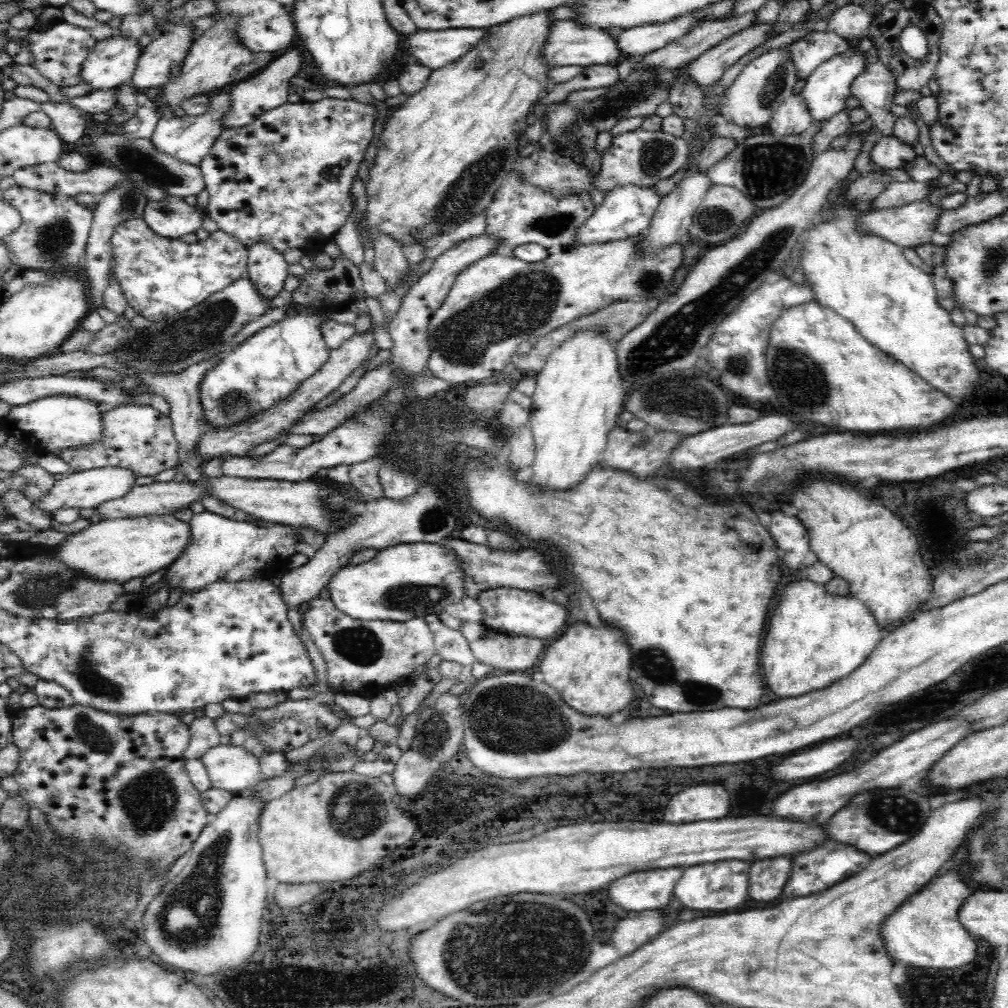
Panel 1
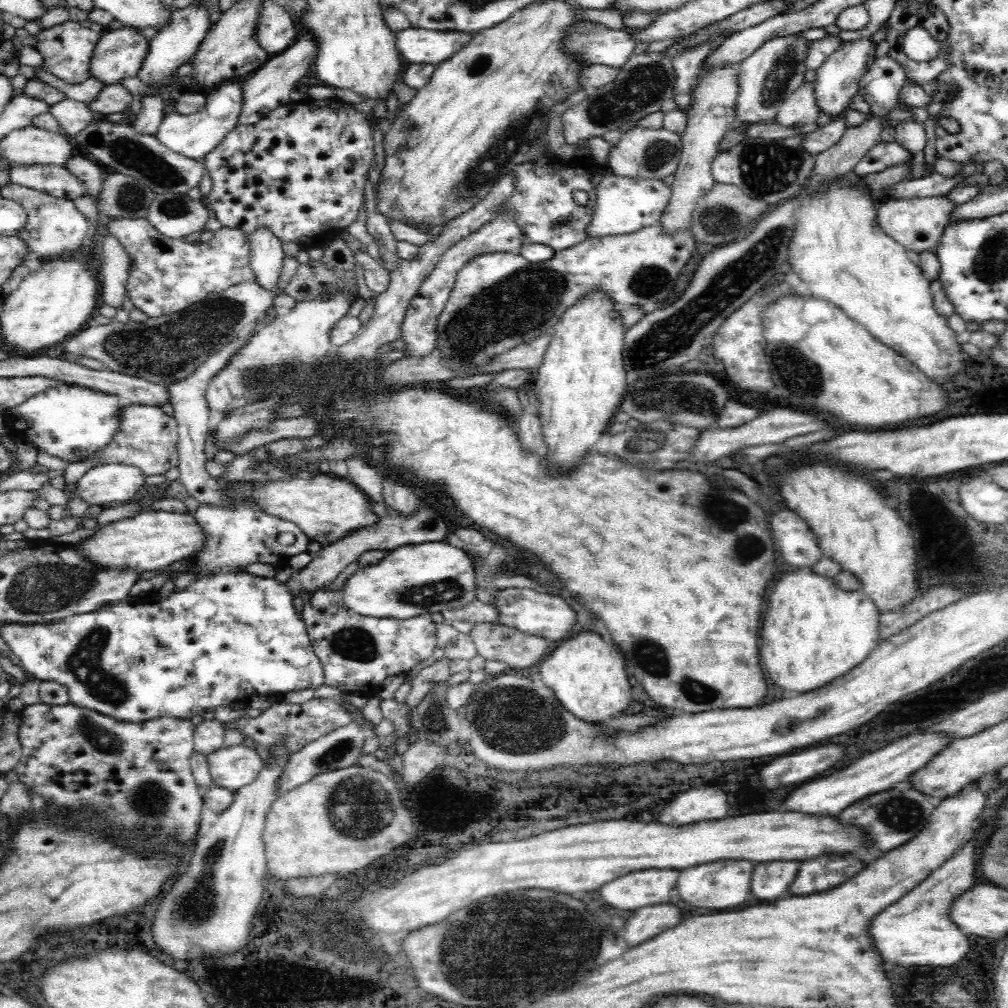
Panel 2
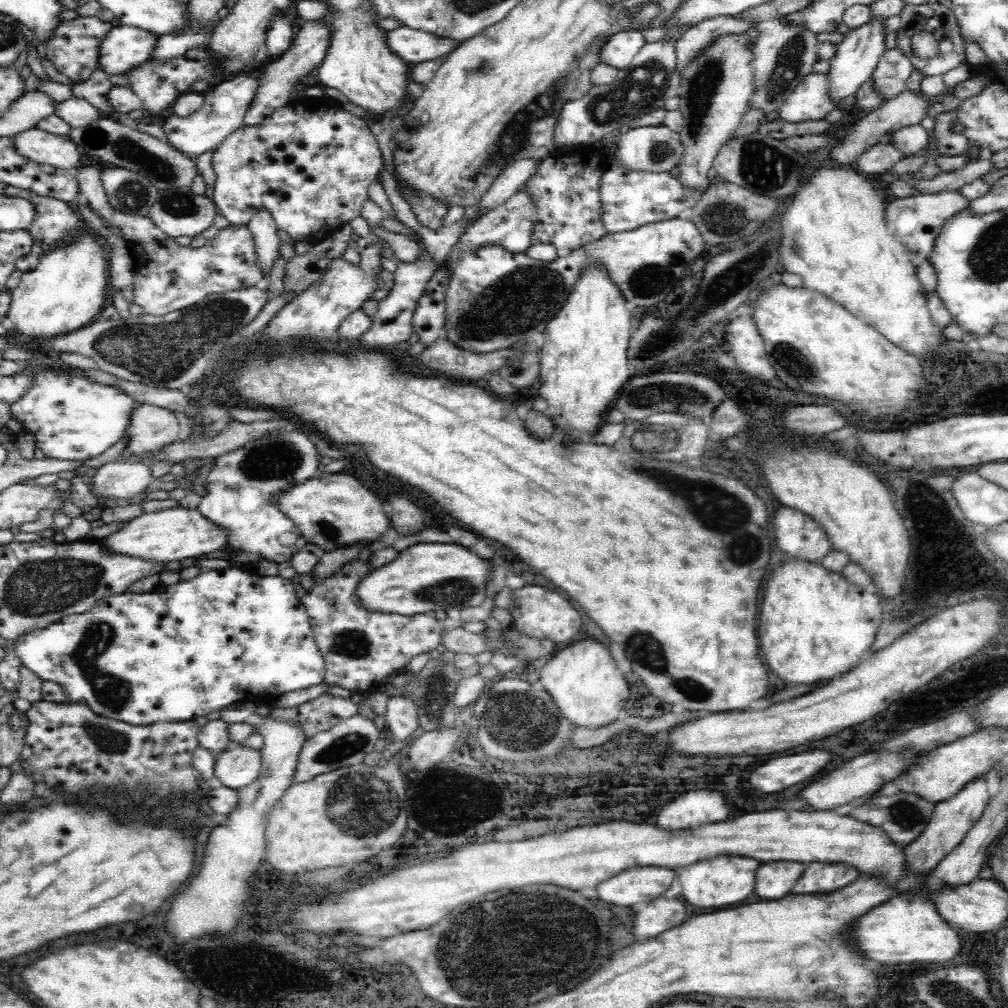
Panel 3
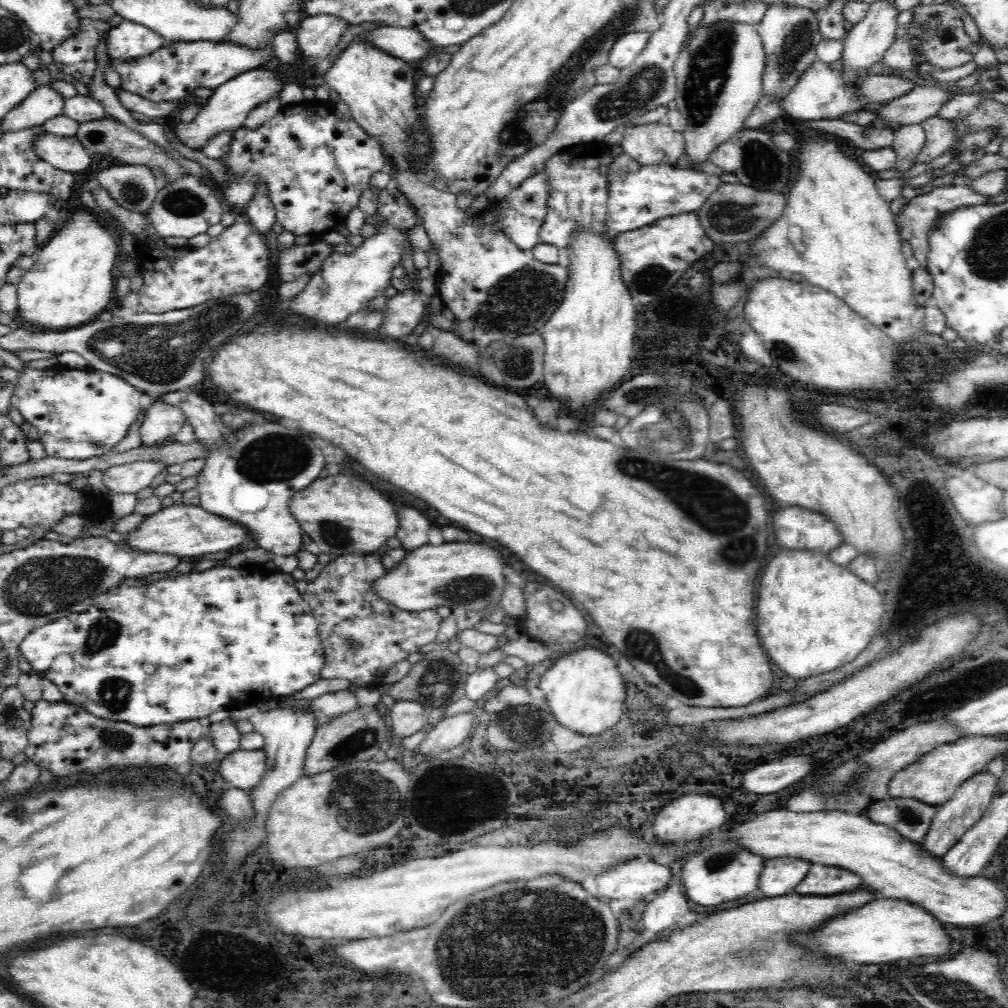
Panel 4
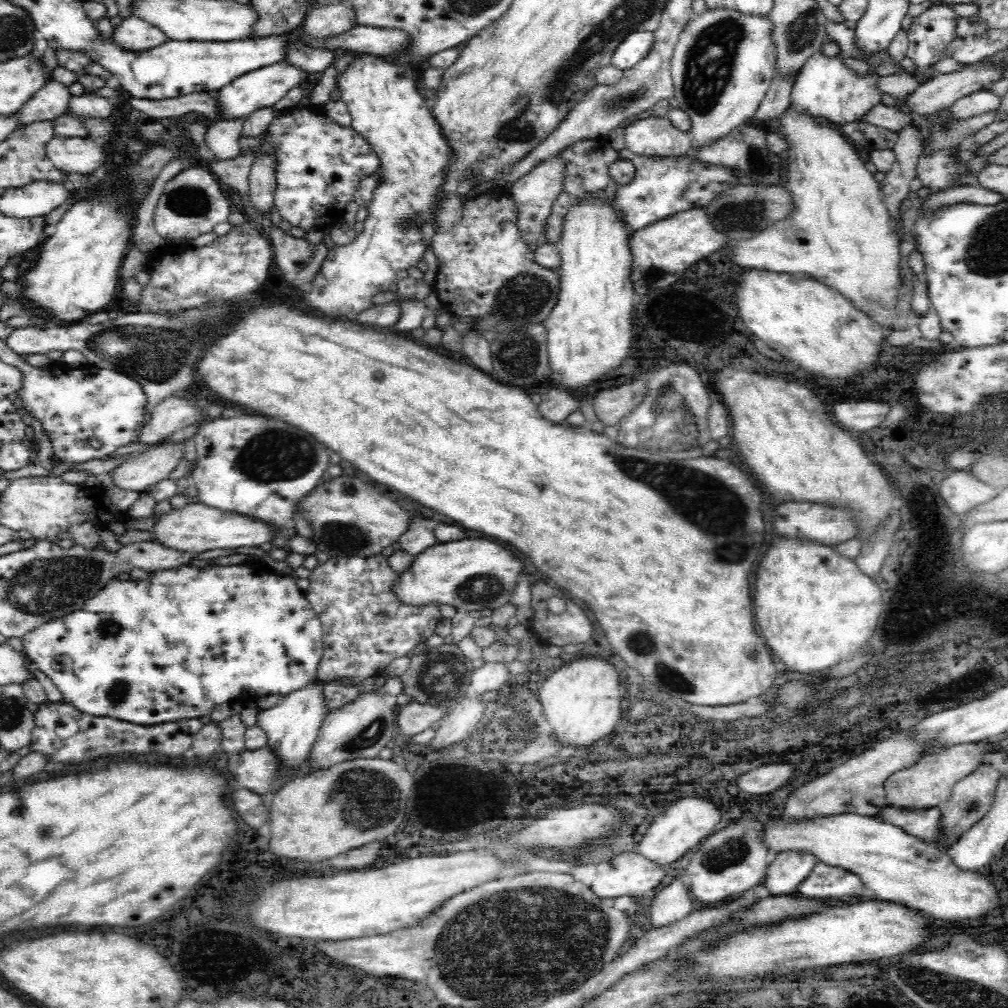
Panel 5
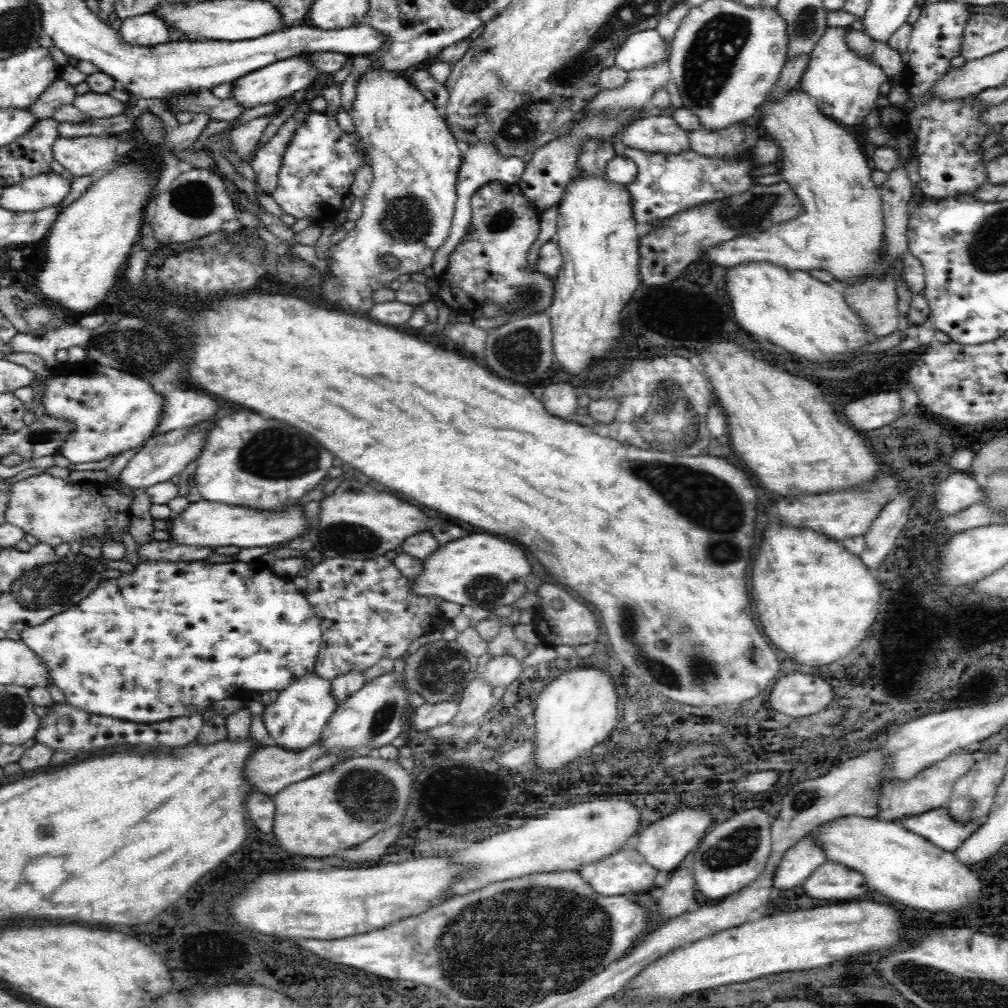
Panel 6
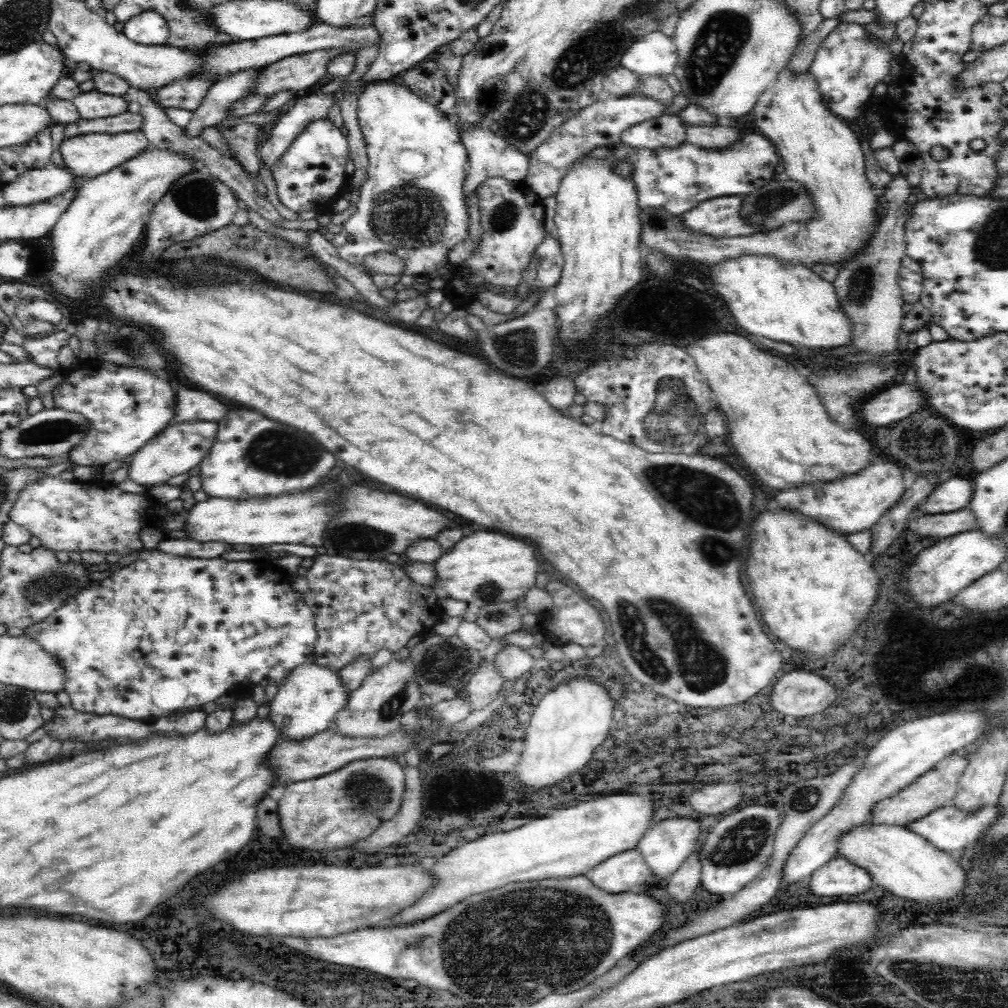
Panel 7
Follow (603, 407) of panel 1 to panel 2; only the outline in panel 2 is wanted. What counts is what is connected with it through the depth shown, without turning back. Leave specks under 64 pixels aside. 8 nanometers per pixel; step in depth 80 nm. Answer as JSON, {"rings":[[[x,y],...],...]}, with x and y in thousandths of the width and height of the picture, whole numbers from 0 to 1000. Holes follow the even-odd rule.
{"rings":[[[600,290],[583,291],[559,310],[557,316],[549,323],[547,338],[541,347],[534,372],[528,379],[535,403],[531,406],[542,450],[548,444],[548,452],[562,460],[562,464],[573,464],[578,454],[584,451],[589,441],[601,431],[604,423],[610,419],[610,411],[615,406],[619,390],[622,388],[621,368],[617,357],[619,330],[615,322],[615,313],[611,302]]]}

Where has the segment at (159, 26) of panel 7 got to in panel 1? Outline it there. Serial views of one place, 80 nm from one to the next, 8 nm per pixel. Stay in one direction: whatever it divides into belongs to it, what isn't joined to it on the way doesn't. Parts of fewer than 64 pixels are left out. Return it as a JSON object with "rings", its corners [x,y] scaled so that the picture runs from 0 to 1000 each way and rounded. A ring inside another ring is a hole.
{"rings":[[[117,33],[115,37],[107,37],[105,40],[96,41],[95,46],[83,58],[81,67],[79,67],[79,82],[87,84],[91,90],[106,90],[115,87],[119,83],[130,79],[137,59],[137,41],[132,37],[123,37]]]}

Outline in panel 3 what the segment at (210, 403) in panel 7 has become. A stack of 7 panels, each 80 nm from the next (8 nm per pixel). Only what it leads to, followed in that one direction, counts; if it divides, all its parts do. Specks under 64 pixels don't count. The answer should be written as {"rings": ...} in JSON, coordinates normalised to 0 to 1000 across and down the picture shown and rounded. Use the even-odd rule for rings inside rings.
{"rings":[[[139,401],[131,405],[130,417],[125,424],[122,435],[127,437],[126,441],[117,451],[116,456],[128,459],[141,459],[149,464],[149,469],[154,476],[169,468],[169,463],[175,458],[154,454],[154,448],[169,443],[179,438],[180,422],[170,406],[159,405],[158,402]]]}

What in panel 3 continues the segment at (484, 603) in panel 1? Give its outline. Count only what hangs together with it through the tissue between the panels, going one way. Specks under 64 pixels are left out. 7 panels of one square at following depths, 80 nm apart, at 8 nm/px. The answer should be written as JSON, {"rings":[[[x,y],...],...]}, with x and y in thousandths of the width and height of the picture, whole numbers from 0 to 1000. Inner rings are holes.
{"rings":[[[522,579],[518,583],[507,585],[506,591],[508,596],[502,605],[508,612],[507,621],[526,633],[541,633],[550,639],[561,637],[572,629],[577,619],[573,605],[548,585]]]}

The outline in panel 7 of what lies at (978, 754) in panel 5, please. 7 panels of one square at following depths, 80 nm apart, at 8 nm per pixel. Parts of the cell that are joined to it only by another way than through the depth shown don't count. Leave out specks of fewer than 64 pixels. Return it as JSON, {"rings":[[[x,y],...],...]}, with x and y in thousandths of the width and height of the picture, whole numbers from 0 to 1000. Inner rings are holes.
{"rings":[[[944,748],[936,752],[929,760],[926,760],[921,766],[911,770],[907,776],[901,778],[899,782],[891,785],[888,790],[873,794],[864,804],[864,813],[867,817],[882,817],[899,819],[899,817],[911,813],[930,802],[943,798],[948,789],[948,782],[953,768],[956,768],[960,760],[960,753],[957,750]]]}

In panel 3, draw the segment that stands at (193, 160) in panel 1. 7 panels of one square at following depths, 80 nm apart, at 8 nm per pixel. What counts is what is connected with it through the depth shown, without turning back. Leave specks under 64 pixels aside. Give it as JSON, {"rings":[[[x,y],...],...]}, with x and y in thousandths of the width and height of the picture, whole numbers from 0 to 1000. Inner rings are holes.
{"rings":[[[255,70],[238,72],[226,77],[202,92],[202,101],[198,109],[187,113],[187,115],[177,115],[171,112],[161,125],[167,143],[190,158],[213,148],[227,132],[232,131],[241,121],[246,103],[250,101],[250,95],[256,87],[254,76]]]}

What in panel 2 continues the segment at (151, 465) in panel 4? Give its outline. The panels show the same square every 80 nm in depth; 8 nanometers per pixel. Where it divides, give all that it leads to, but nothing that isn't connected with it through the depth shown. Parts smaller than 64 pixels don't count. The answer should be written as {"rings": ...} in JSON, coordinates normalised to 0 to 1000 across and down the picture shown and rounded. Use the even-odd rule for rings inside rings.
{"rings":[[[102,460],[89,464],[73,480],[64,479],[60,485],[66,498],[80,495],[87,502],[99,502],[136,492],[144,482],[143,473],[131,461]]]}

